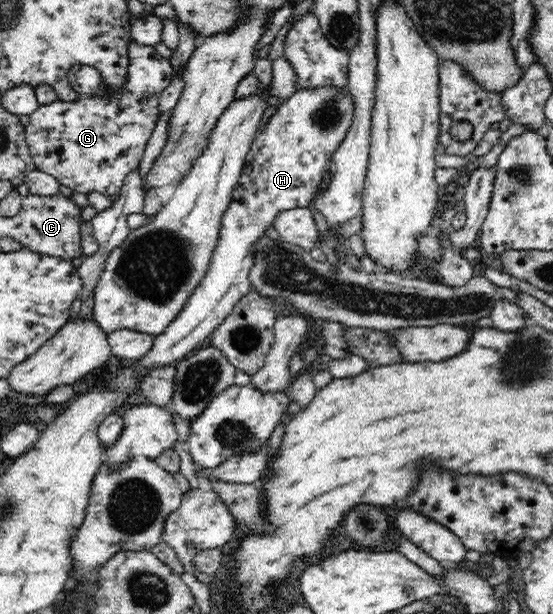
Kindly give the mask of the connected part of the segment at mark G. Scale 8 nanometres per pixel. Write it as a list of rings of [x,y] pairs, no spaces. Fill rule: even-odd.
[[[132,40],[128,43],[128,58],[127,76],[118,85],[108,83],[94,66],[73,66],[70,82],[78,98],[39,105],[29,115],[29,122],[25,126],[25,139],[33,156],[35,169],[52,175],[60,185],[67,186],[74,193],[87,196],[91,192],[100,192],[102,196],[118,194],[128,173],[138,170],[144,158],[144,149],[156,128],[161,114],[160,96],[171,83],[173,66],[169,59],[159,55],[153,46],[140,46]]]

